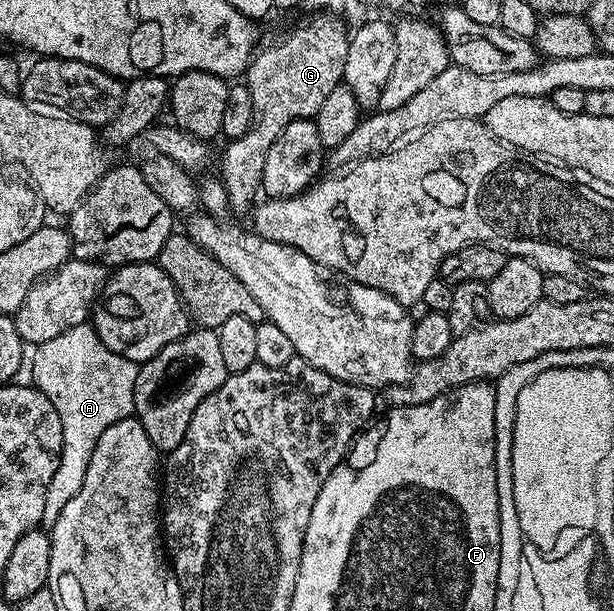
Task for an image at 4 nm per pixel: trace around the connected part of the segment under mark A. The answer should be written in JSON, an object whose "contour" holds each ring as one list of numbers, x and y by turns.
{"contour":[[90,324,68,328,68,332,60,332,60,336,52,340,37,343,35,350,38,351,34,359,28,362,28,370,30,366,30,374,34,377,32,384,52,400,52,408,56,408,64,428,60,464,56,464,56,472,46,485,41,525,49,528,56,524,64,504,80,492,96,440,100,440,112,424,134,414,134,385,140,366,108,349]]}

